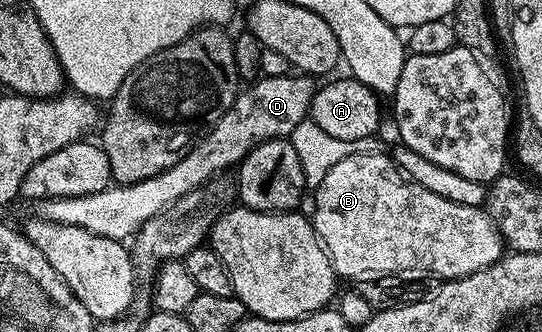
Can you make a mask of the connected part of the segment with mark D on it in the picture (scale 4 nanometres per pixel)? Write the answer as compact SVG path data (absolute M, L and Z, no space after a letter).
M309 75L293 76L297 77L265 77L262 81L259 81L260 79L254 80L252 82L254 85L250 89L242 88L238 92L235 103L231 103L228 111L213 124L212 129L208 130L200 141L194 144L187 155L183 155L183 159L179 159L179 163L175 163L175 167L171 167L151 179L143 179L139 183L131 183L130 185L114 184L95 195L53 197L50 201L42 201L36 206L36 216L45 217L48 221L54 221L55 223L67 223L73 227L83 227L95 235L103 235L107 239L115 239L120 242L132 238L143 227L143 223L147 223L147 219L165 212L183 195L195 191L205 182L214 180L218 175L224 174L221 172L228 165L230 167L236 166L255 146L262 145L265 141L288 138L295 131L295 127L298 127L302 120L309 117L309 104L313 102L315 92L314 78Z

